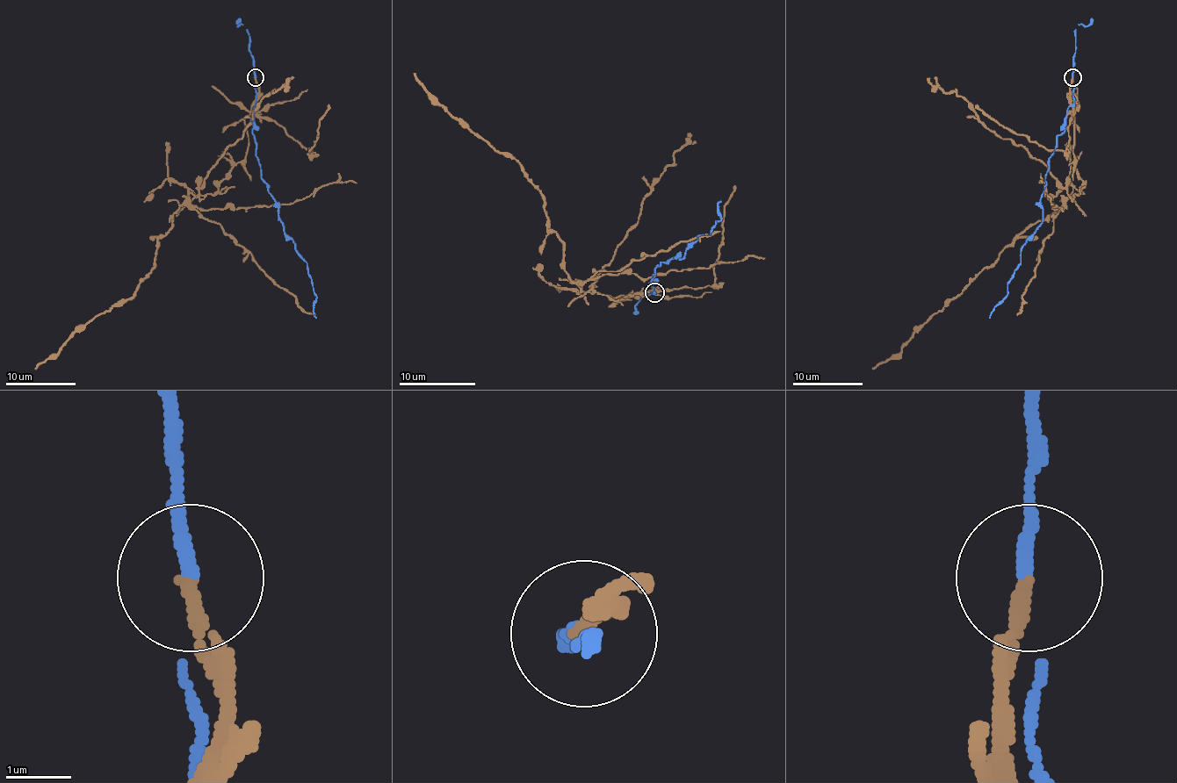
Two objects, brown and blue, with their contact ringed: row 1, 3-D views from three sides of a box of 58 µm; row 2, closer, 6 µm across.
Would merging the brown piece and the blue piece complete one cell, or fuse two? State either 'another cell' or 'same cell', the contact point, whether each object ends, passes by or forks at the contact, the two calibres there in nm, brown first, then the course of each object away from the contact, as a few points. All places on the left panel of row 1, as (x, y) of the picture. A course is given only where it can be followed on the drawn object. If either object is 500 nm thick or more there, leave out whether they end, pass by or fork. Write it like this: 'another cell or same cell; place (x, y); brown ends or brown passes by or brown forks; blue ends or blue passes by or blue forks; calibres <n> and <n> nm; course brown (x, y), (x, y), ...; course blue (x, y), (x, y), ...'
another cell; place (255, 77); brown ends; blue passes by; calibres 200 and 160 nm; course brown (256, 76), (247, 154), (215, 192), (190, 197), (174, 214), (133, 295), (34, 368); course blue (256, 76), (256, 157), (278, 219), (306, 263), (316, 297), (316, 317)

